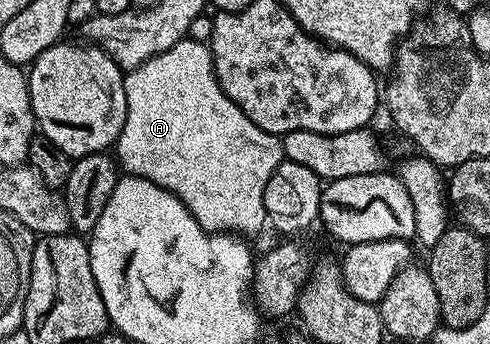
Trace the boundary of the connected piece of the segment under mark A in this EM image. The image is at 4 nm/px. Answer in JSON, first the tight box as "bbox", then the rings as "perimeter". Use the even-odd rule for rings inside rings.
{"bbox":[115,39,282,235],"perimeter":[[[190,39],[167,47],[139,67],[124,74],[127,95],[127,119],[115,146],[115,160],[126,174],[142,177],[171,191],[195,215],[195,223],[209,233],[249,235],[267,225],[264,192],[267,181],[279,167],[282,138],[264,133],[219,87],[213,53],[206,42]]]}

